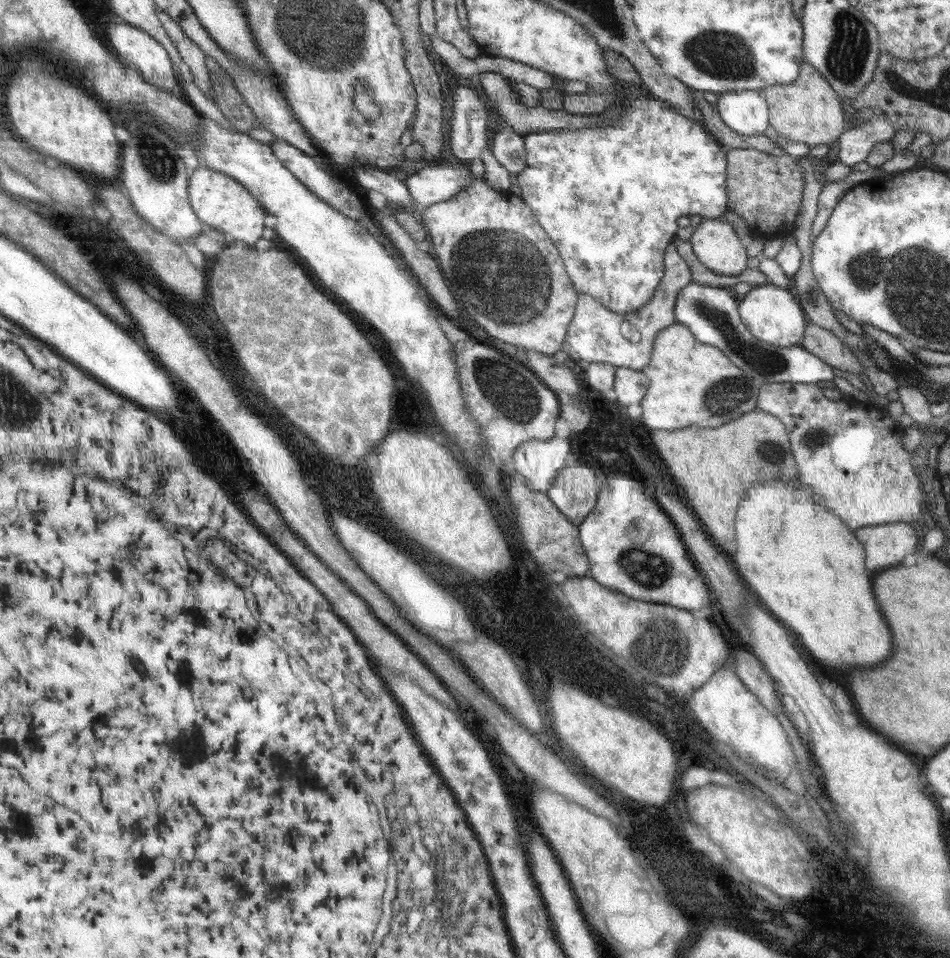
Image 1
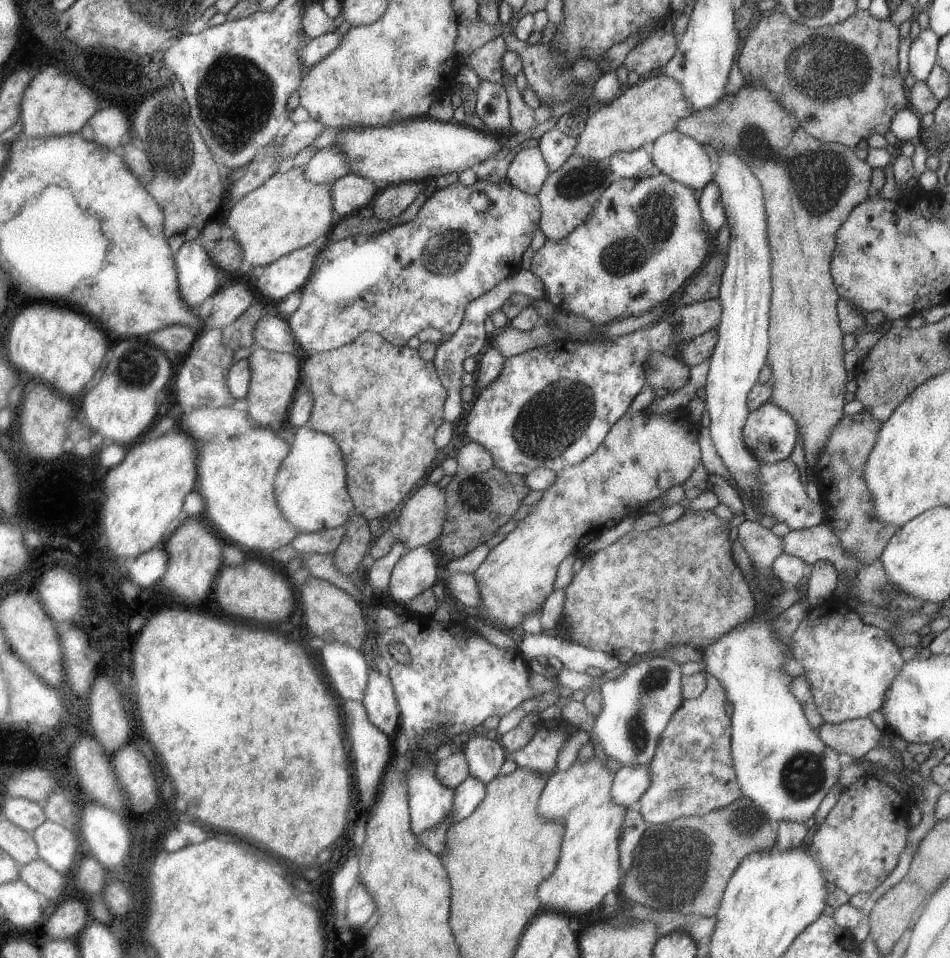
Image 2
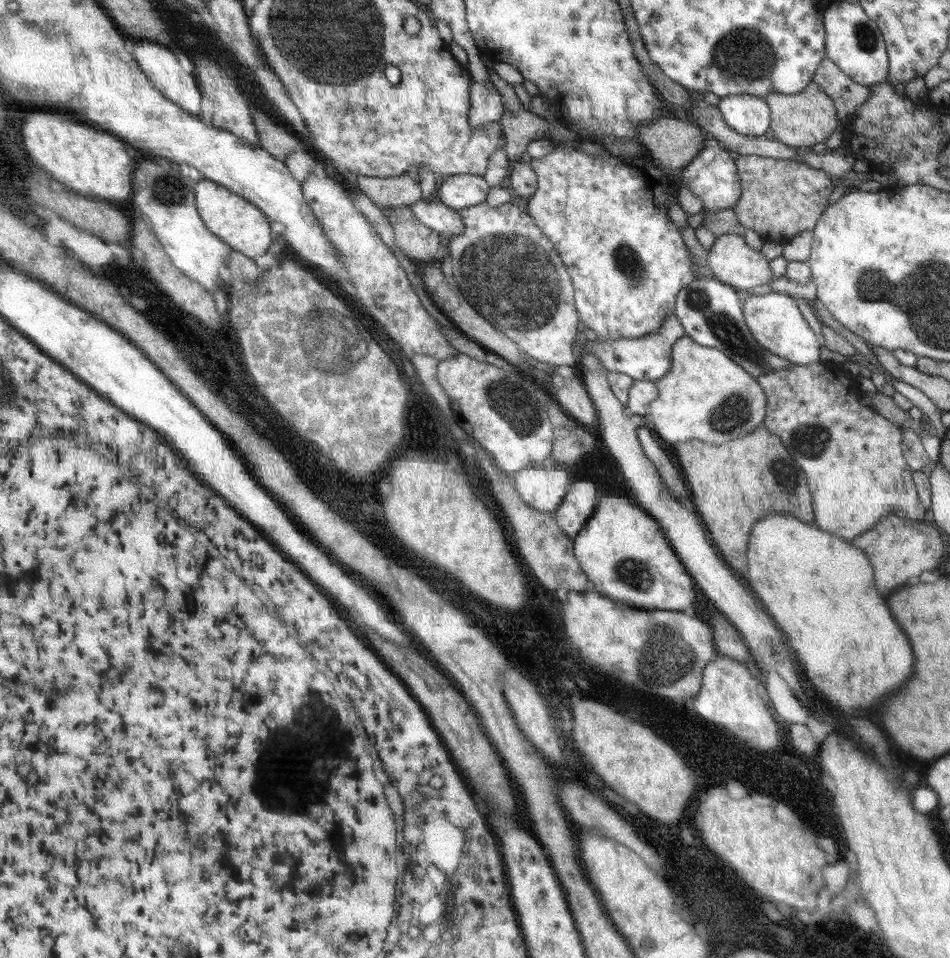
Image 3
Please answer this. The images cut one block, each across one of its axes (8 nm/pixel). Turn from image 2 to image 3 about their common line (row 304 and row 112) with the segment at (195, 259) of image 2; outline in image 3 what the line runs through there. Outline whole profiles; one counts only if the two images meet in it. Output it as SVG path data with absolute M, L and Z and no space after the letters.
M133 39L133 56L139 61L140 68L143 69L144 73L147 73L147 78L152 82L152 85L159 90L163 96L170 98L171 101L174 101L176 105L179 105L180 108L184 111L192 113L193 116L199 116L200 114L200 92L198 90L199 82L196 81L196 78L192 76L189 72L184 72L182 66L178 64L178 58L174 54L174 50L170 52L168 46L159 45L154 41L149 41L146 39Z

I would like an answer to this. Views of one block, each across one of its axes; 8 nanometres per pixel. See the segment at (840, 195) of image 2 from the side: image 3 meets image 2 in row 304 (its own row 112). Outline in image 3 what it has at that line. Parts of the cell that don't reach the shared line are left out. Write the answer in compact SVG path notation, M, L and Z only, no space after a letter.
M812 82L807 90L800 94L772 93L764 98L772 110L772 138L781 144L794 148L811 148L820 143L825 143L838 128L843 126L839 120L835 102L831 100L824 89Z

